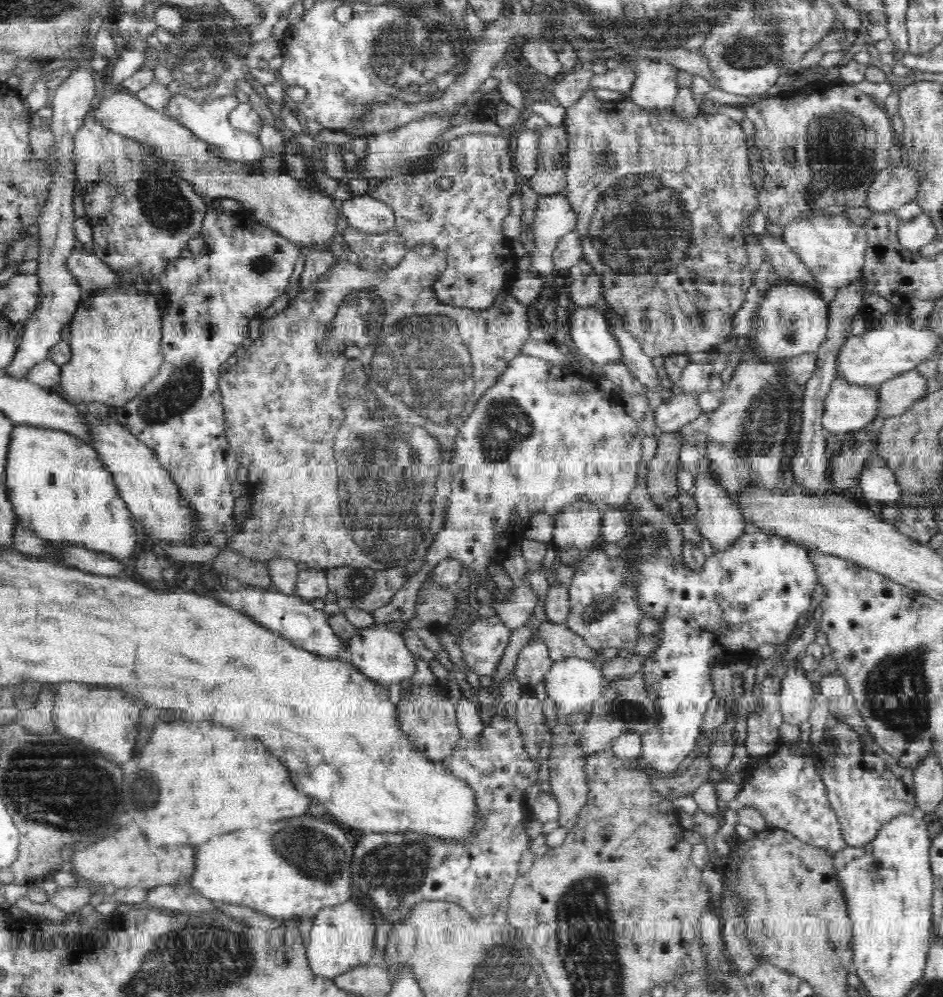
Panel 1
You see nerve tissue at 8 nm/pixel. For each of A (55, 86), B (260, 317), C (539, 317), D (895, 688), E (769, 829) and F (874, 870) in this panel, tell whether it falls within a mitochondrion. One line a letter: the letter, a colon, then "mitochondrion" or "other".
A: other
B: other
C: other
D: mitochondrion
E: other
F: mitochondrion

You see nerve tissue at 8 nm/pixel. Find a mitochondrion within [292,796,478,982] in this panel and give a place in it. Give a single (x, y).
(397, 869)

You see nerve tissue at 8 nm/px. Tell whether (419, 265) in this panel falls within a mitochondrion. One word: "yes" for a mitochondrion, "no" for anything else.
no

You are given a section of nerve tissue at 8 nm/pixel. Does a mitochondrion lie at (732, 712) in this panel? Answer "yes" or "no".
no

